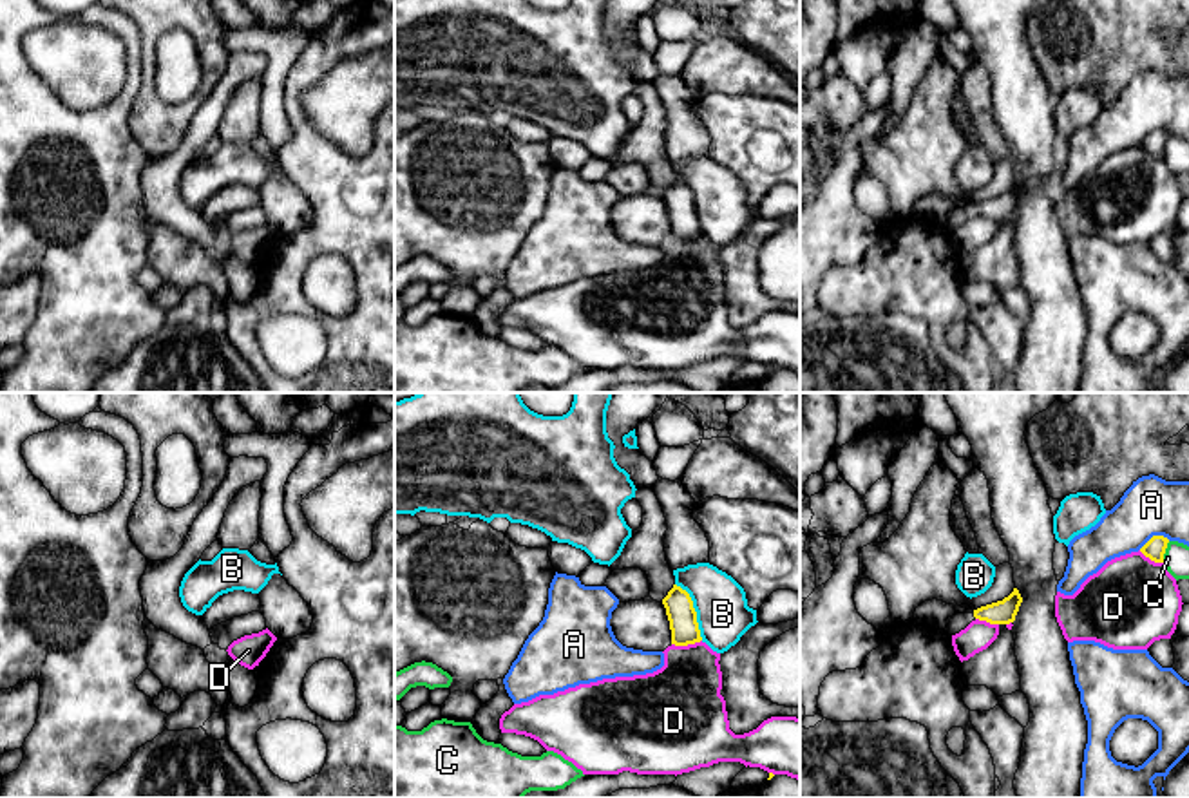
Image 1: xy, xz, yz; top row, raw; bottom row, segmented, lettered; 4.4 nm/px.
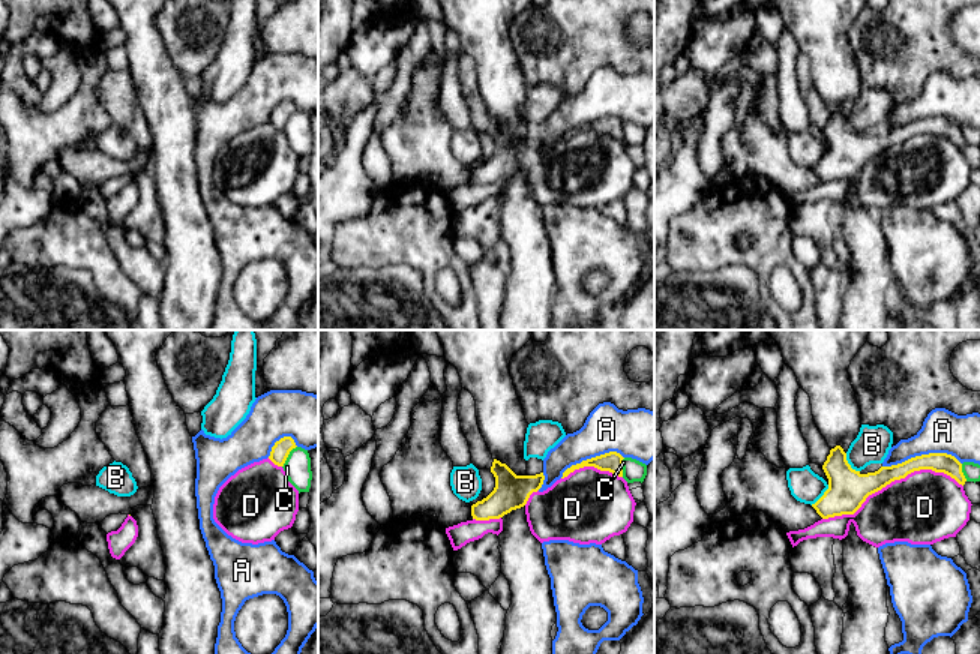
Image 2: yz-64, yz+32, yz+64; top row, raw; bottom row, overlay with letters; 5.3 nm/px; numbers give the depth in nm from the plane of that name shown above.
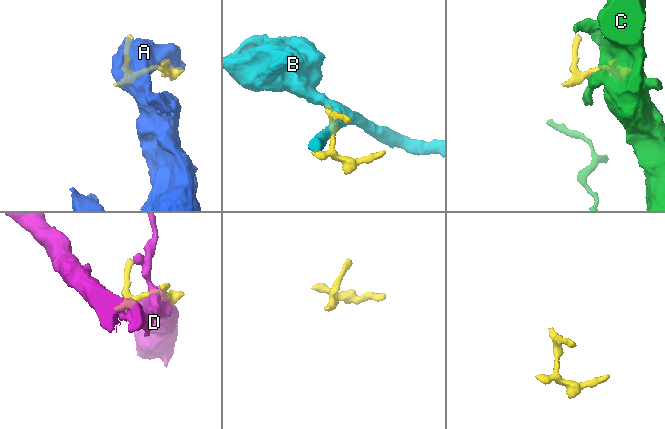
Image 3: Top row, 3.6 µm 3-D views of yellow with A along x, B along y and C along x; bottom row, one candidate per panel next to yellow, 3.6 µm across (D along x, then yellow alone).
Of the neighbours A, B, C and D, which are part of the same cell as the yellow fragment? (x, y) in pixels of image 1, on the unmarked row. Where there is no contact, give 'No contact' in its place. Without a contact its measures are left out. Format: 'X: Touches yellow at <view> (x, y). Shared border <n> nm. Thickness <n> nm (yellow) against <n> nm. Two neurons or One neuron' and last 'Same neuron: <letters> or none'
A: Touches yellow at yz (1153, 131). Shared border 150 nm. Thickness 90 nm (yellow) against 260 nm. Two neurons
B: Touches yellow at xz (694, 205). Shared border 280 nm. Thickness 130 nm (yellow) against 240 nm. Two neurons
C: Touches yellow at yz (1164, 147). Shared border 100 nm. Thickness 90 nm (yellow) against 110 nm. Two neurons
D: Touches yellow at xz (686, 239). Shared border 140 nm. Thickness 130 nm (yellow) against 340 nm. Two neurons
Same neuron: none

